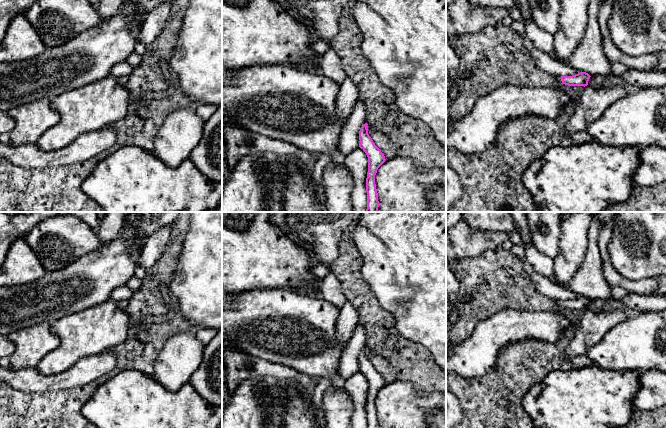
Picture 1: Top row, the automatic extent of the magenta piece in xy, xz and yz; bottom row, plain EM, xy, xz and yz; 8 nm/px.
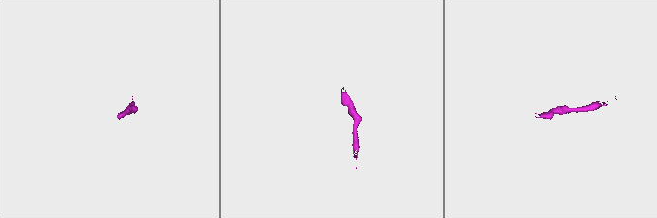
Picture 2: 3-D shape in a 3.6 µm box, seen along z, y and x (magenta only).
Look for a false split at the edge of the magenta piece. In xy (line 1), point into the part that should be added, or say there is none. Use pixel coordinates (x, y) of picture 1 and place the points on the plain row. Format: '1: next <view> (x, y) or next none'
1: next xy (122, 304)

